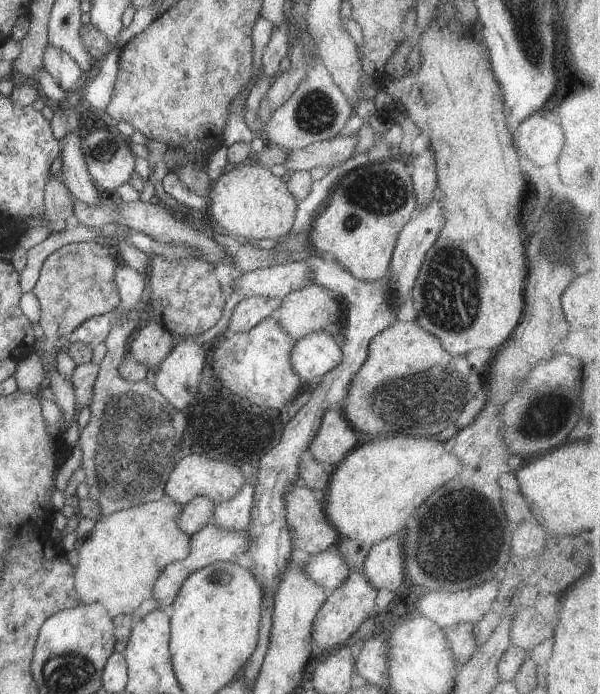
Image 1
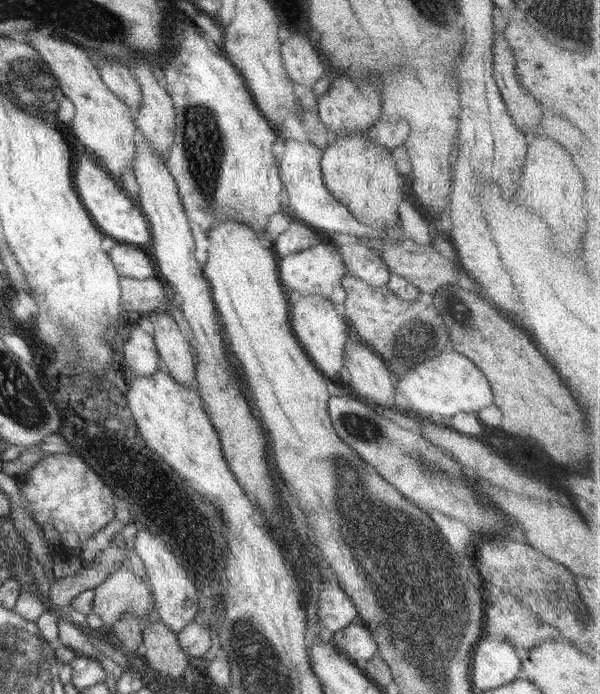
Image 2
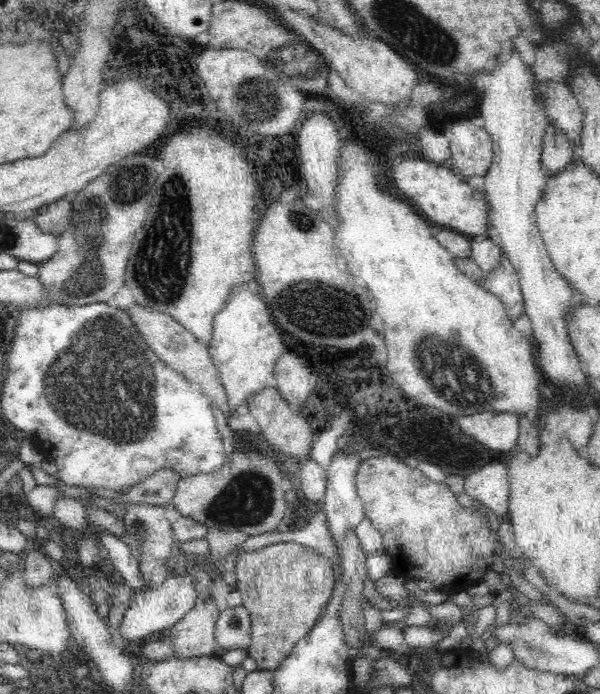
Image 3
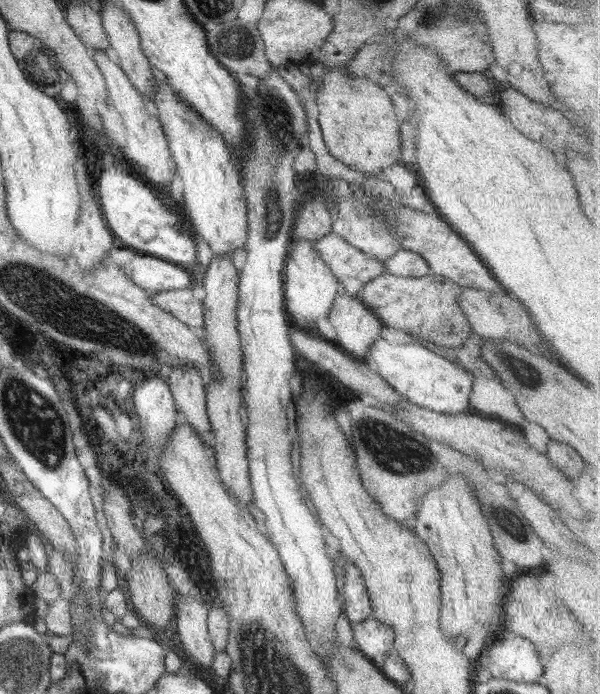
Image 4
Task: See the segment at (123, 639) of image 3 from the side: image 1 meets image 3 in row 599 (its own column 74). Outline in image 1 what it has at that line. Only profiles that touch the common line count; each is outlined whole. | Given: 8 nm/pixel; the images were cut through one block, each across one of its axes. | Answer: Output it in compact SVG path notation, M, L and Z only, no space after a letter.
M77 132L68 134L63 140L61 140L63 149L60 154L62 167L57 178L70 190L70 193L76 200L86 205L96 205L99 202L100 196L105 196L98 191L98 188L94 185L92 178L87 170L87 165L83 156L82 138Z

